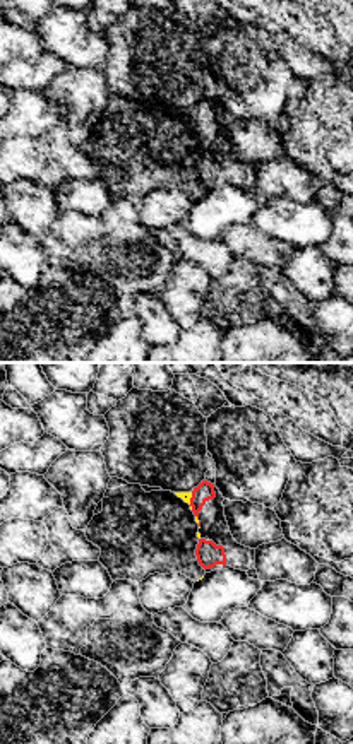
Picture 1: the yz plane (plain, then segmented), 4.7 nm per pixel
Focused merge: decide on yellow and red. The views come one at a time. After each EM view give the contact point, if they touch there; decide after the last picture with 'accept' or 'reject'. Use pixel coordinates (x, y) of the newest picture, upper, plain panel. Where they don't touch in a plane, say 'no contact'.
meets yellow at (189, 118)

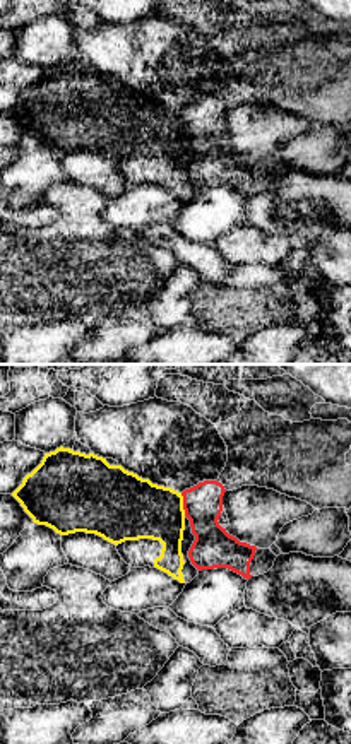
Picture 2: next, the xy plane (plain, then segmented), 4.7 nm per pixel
meets yellow at (182, 122)

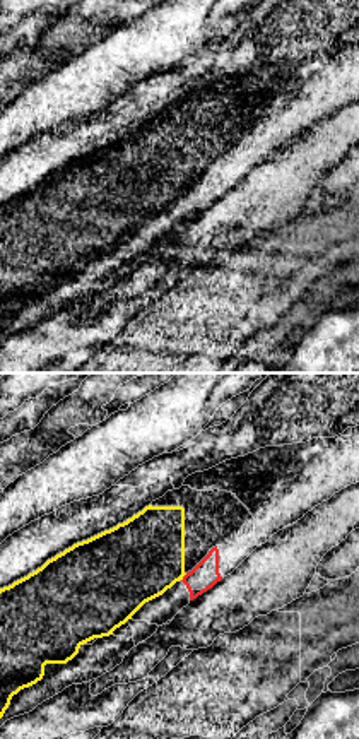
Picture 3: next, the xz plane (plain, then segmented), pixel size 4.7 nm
meets yellow at (183, 192)

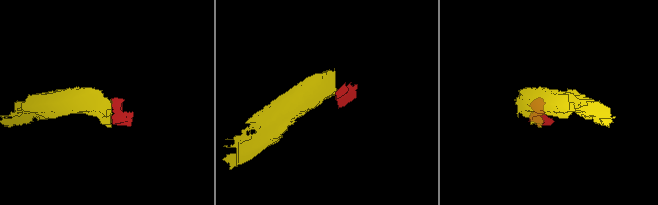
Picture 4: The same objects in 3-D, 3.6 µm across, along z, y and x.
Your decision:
accept

